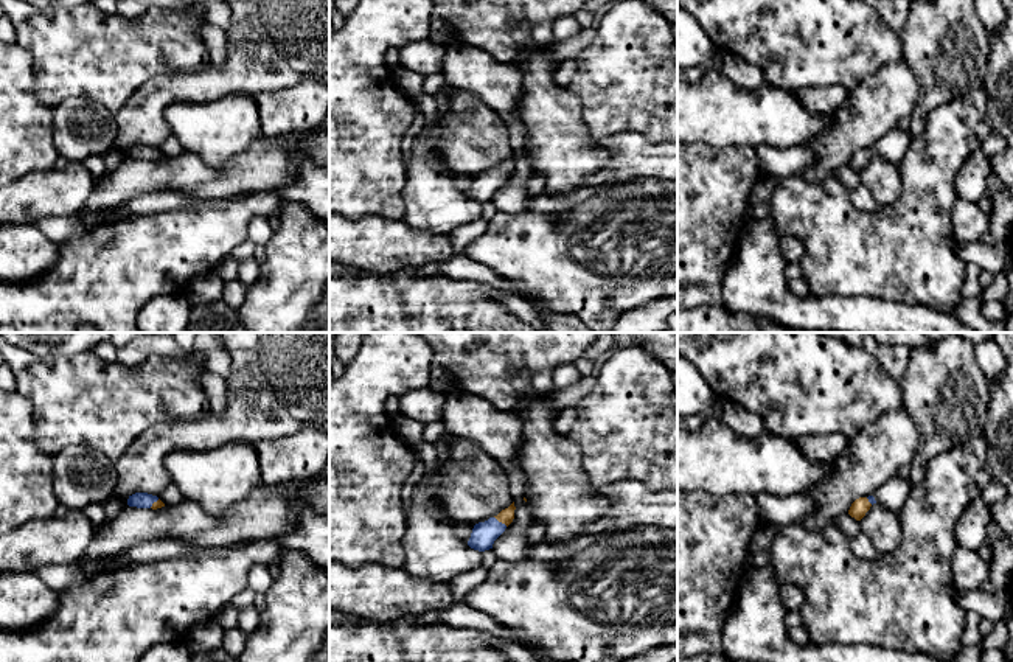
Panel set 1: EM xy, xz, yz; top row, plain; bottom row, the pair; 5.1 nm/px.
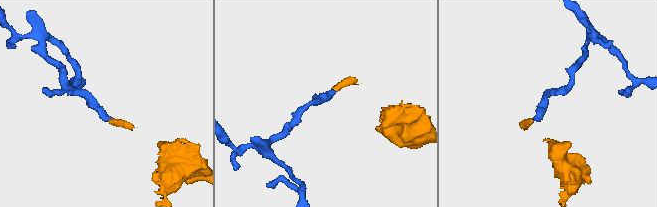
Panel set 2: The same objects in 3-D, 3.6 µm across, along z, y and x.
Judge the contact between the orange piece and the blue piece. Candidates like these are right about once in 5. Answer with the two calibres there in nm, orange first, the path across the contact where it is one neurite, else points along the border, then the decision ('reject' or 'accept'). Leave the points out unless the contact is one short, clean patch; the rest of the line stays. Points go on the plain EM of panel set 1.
80 nm thick on the orange side, 130 nm on the other; runs through xz (505, 168), (501, 173), (483, 187); accept

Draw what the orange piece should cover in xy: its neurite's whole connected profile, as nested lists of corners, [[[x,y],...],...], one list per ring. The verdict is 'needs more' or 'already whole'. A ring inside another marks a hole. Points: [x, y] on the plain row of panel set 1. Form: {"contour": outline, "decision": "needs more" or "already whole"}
{"contour": [[[135,145],[129,148],[127,157],[137,160],[152,160],[152,162],[165,159],[165,155],[157,148],[148,145]]], "decision": "needs more"}

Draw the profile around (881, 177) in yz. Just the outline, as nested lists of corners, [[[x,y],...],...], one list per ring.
[[[873,155],[859,172],[861,183],[872,193],[879,207],[893,204],[901,191],[903,182],[898,165]]]

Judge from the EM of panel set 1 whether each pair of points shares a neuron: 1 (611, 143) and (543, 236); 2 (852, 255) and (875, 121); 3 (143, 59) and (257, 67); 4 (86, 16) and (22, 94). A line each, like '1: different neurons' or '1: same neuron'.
1: different neurons
2: different neurons
3: different neurons
4: different neurons

